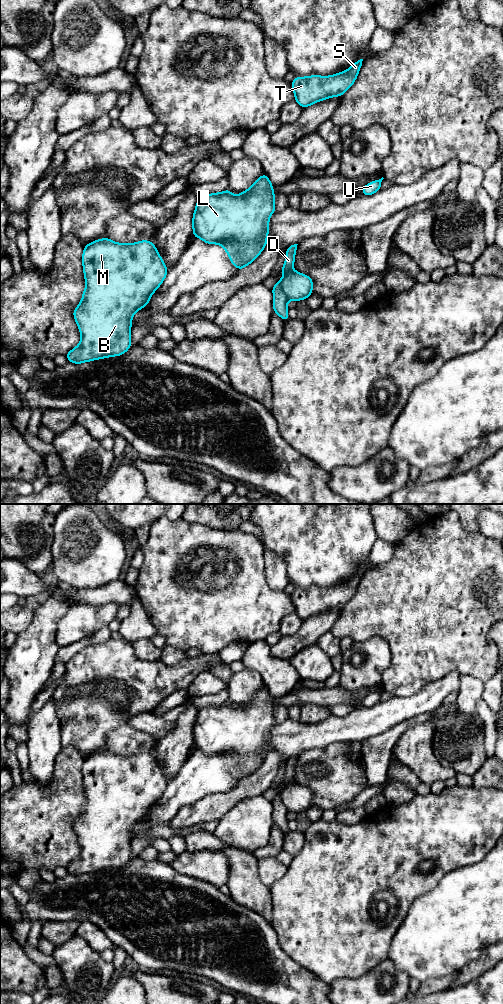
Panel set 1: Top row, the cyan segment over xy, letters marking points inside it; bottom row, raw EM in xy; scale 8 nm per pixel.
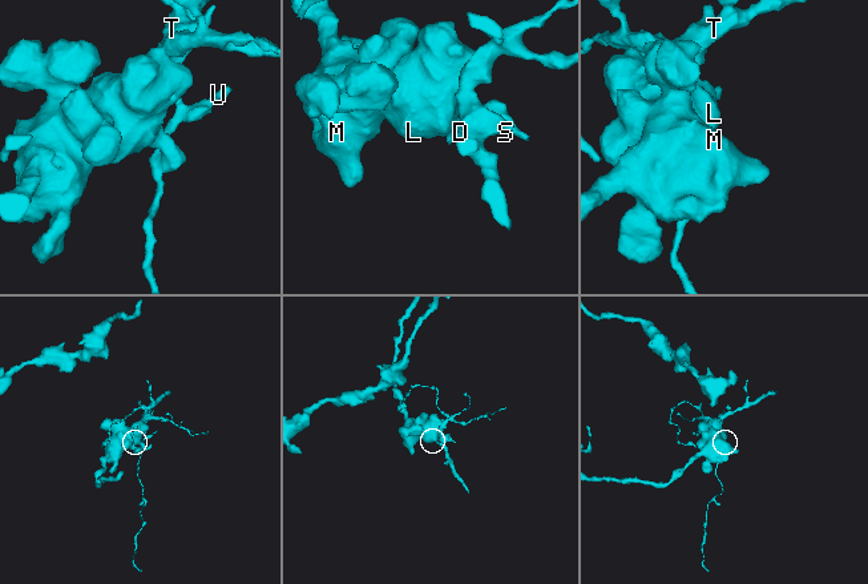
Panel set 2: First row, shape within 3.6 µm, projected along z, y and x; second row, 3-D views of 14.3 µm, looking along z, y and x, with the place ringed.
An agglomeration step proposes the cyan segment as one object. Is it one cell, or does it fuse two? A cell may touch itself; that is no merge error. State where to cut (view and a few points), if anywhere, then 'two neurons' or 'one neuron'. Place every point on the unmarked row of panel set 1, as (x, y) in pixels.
cut xy (281, 790), (281, 802), (288, 811); two neurons

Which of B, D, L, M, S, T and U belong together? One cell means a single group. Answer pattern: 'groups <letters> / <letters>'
groups B L M / D S T U

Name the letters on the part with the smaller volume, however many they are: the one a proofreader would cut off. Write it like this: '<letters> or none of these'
D, S, T, U

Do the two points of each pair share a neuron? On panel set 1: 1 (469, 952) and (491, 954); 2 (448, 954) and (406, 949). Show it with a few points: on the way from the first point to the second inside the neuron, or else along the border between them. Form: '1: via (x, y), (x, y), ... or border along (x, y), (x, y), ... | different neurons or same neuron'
1: border along (492, 944), (487, 946), (478, 958), (462, 967) | different neurons
2: via (438, 949), (416, 949) | same neuron

